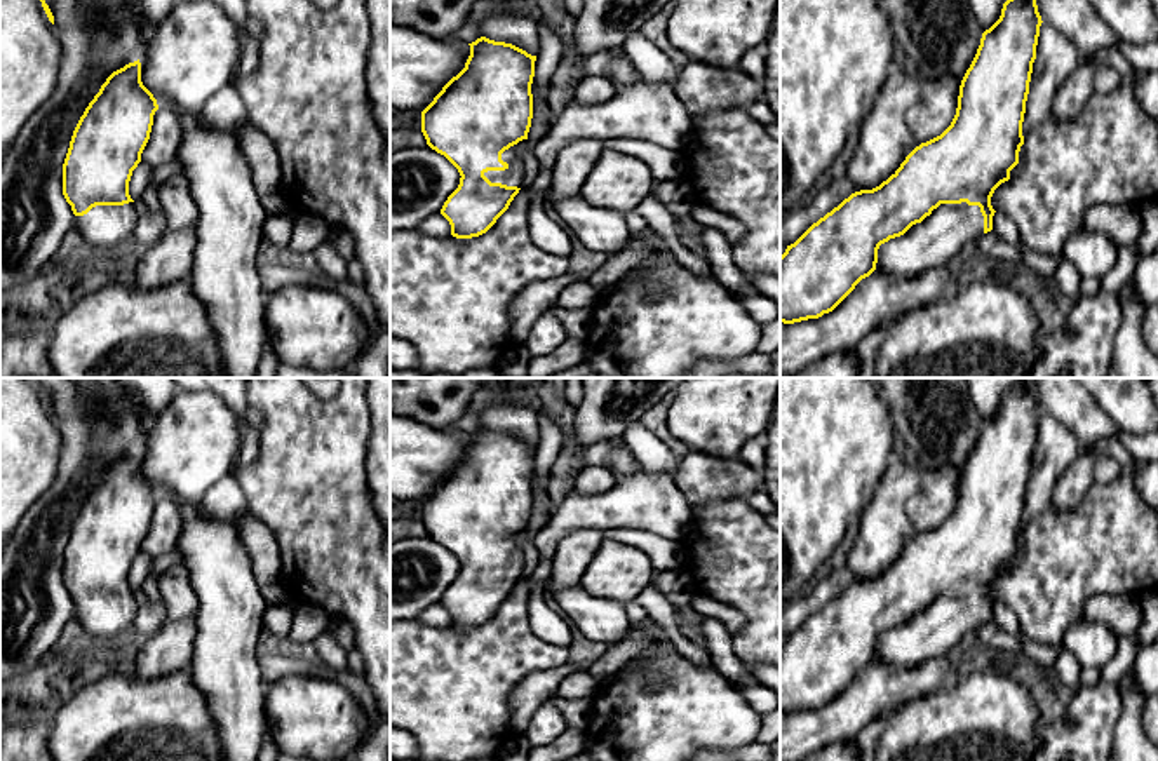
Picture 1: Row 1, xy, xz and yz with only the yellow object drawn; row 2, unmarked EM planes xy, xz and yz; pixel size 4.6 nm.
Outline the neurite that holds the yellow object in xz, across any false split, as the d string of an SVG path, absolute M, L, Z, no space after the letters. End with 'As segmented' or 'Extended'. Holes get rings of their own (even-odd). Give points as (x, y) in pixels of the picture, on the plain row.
M486 427L468 435L465 458L421 502L427 535L444 545L461 566L441 599L456 629L479 627L496 613L524 576L524 547L535 542L528 522L533 508L531 474L536 446Z. Extended

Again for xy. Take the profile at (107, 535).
M139 449L113 461L80 507L63 554L63 585L82 629L101 639L131 636L139 604L129 585L132 561L150 529L157 489L141 472Z. Extended

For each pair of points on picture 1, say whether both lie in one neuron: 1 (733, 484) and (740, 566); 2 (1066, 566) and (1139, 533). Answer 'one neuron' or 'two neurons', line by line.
1: two neurons
2: one neuron

